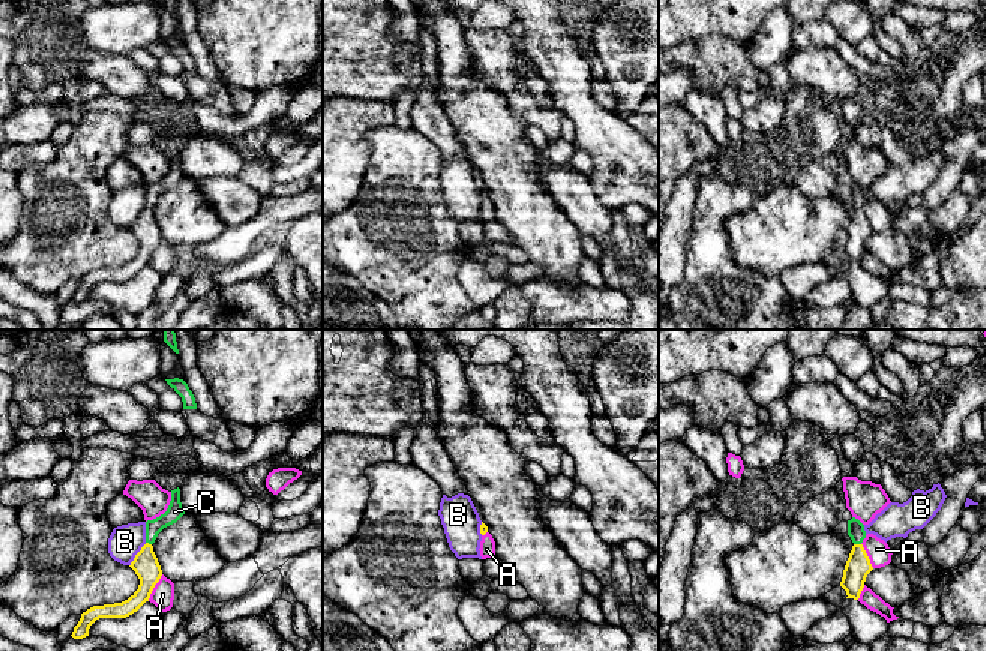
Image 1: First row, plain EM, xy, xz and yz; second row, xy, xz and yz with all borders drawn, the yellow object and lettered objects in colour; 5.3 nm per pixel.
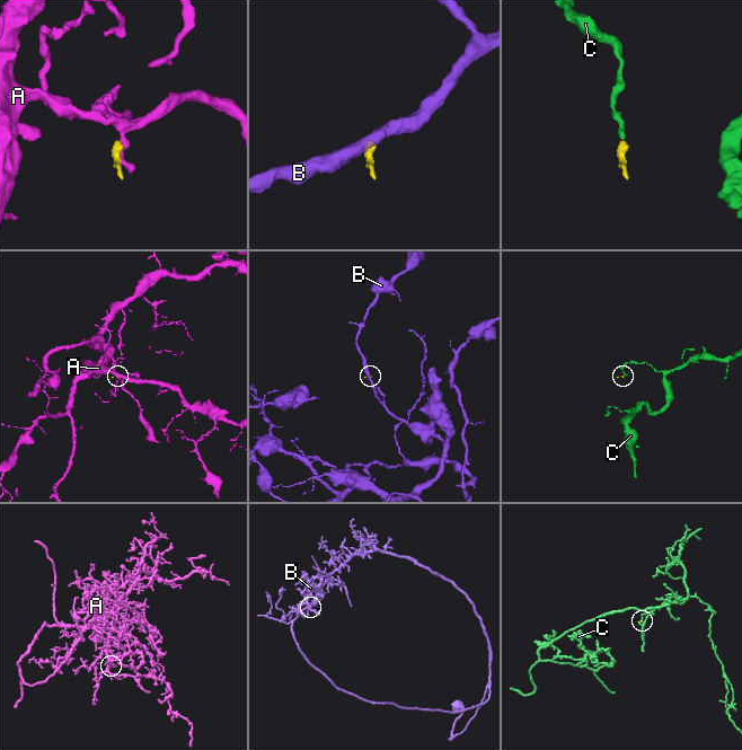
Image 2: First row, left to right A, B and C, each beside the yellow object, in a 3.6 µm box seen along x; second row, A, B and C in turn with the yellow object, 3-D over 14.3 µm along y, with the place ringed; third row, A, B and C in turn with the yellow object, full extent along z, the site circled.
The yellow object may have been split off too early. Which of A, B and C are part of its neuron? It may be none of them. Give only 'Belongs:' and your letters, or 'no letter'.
Belongs: C

